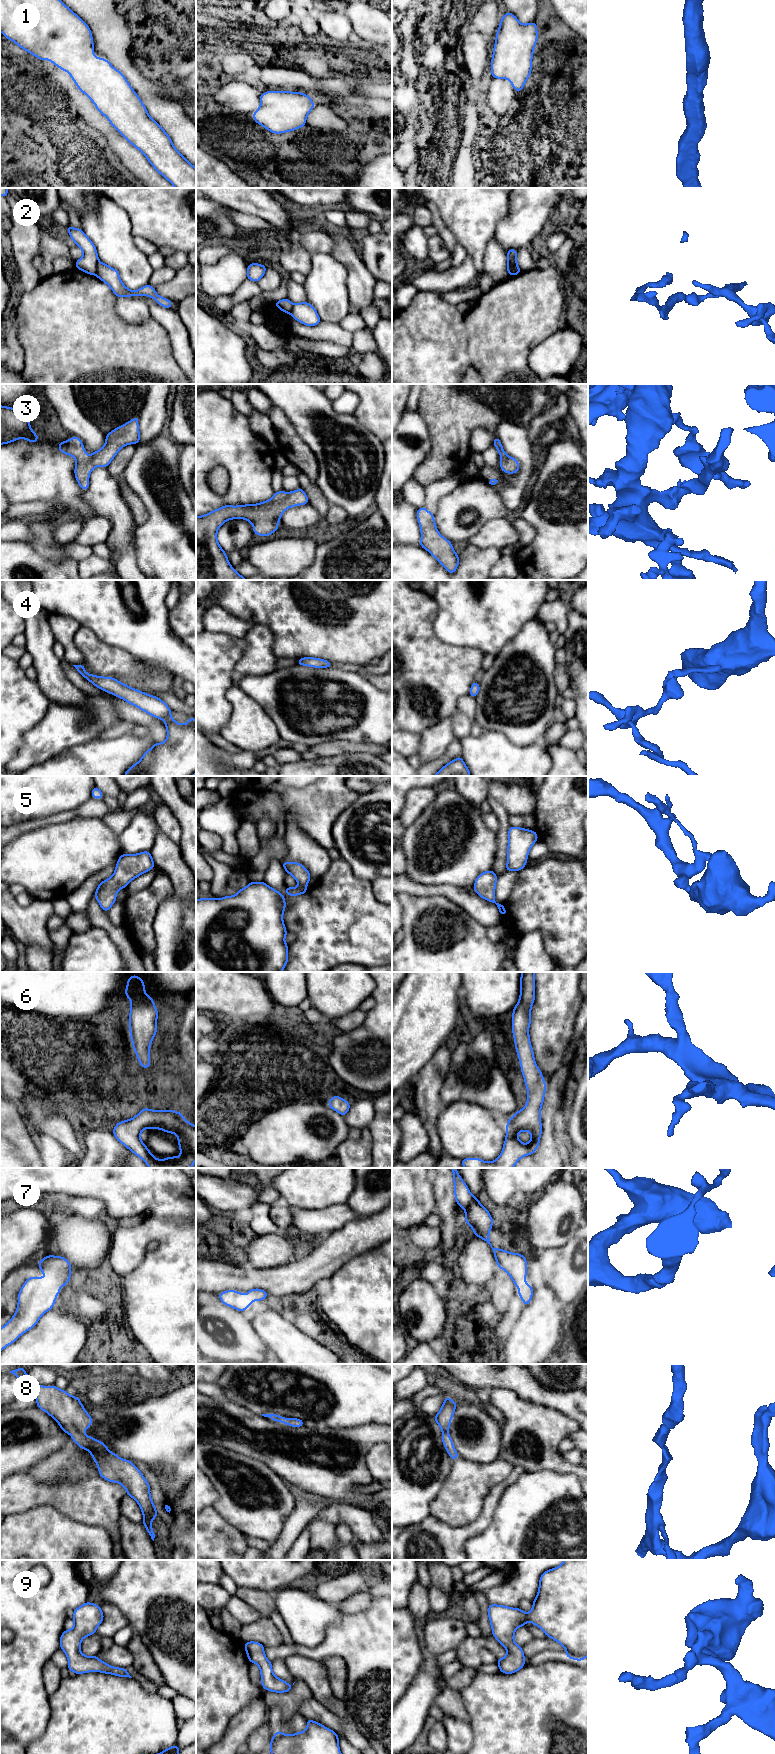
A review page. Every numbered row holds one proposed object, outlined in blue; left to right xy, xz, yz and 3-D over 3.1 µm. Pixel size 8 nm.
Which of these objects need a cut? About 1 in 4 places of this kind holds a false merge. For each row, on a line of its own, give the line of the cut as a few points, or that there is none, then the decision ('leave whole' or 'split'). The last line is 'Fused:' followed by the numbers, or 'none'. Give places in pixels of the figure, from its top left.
1: cut none; leave whole
2: cut xy (99, 261), (95, 274); split
3: cut none; leave whole
4: cut none; leave whole
5: cut none; leave whole
6: cut none; leave whole
7: cut none; leave whole
8: cut none; leave whole
9: cut none; leave whole
Fused: 2

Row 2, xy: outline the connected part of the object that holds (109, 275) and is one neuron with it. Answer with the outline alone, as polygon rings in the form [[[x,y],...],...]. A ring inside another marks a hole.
[[[100,261],[97,265],[96,276],[111,288],[116,297],[132,297],[133,295],[149,296],[153,298],[159,305],[169,309],[172,308],[171,300],[159,296],[150,284],[147,284],[135,291],[128,289],[122,283],[119,272]]]

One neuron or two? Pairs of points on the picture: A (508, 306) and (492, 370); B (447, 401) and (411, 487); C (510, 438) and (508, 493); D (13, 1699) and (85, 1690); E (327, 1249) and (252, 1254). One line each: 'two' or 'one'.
A: one
B: two
C: one
D: two
E: two

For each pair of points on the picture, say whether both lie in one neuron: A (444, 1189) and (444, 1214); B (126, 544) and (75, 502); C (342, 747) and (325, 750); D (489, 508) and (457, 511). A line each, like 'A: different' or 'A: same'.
A: same
B: different
C: same
D: same

